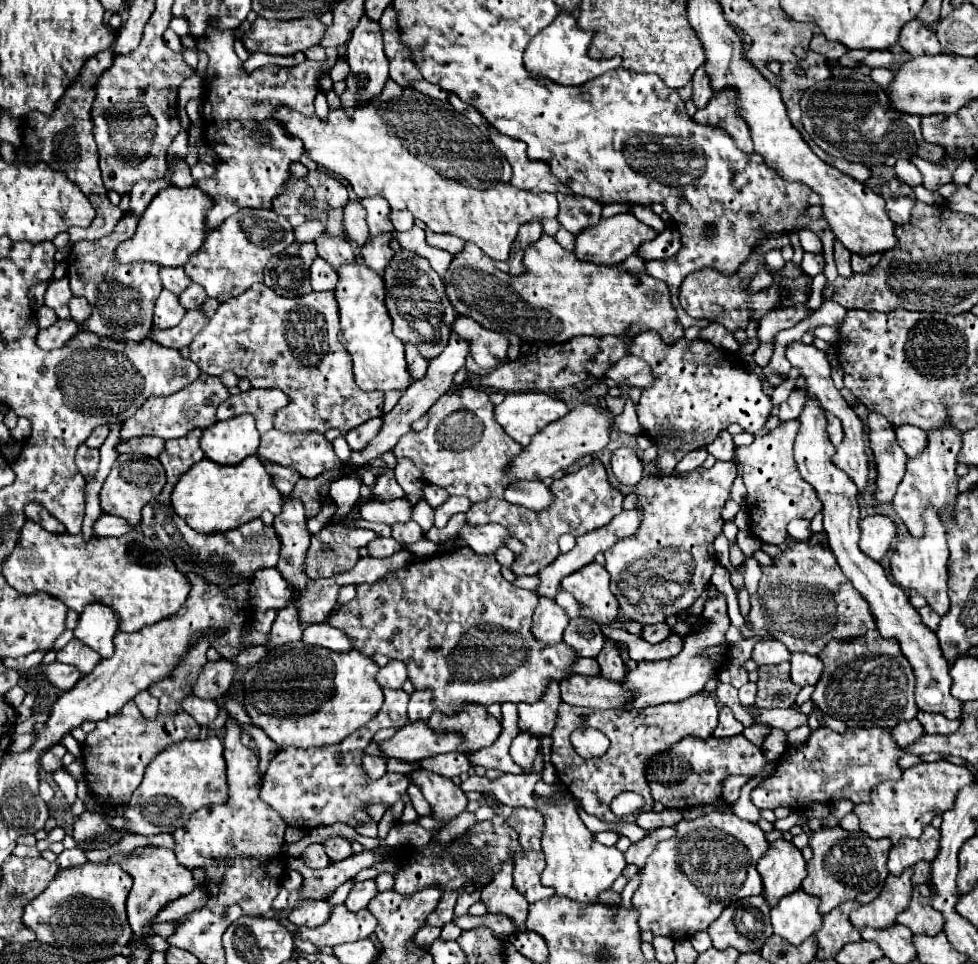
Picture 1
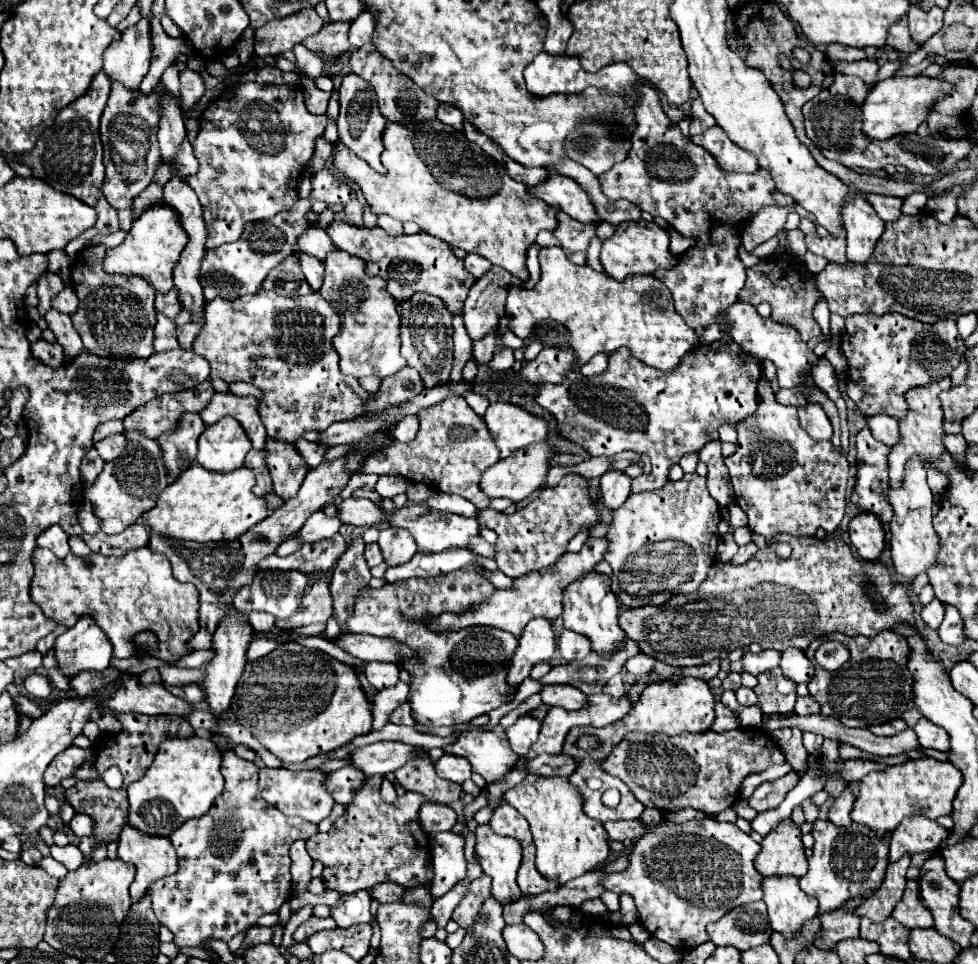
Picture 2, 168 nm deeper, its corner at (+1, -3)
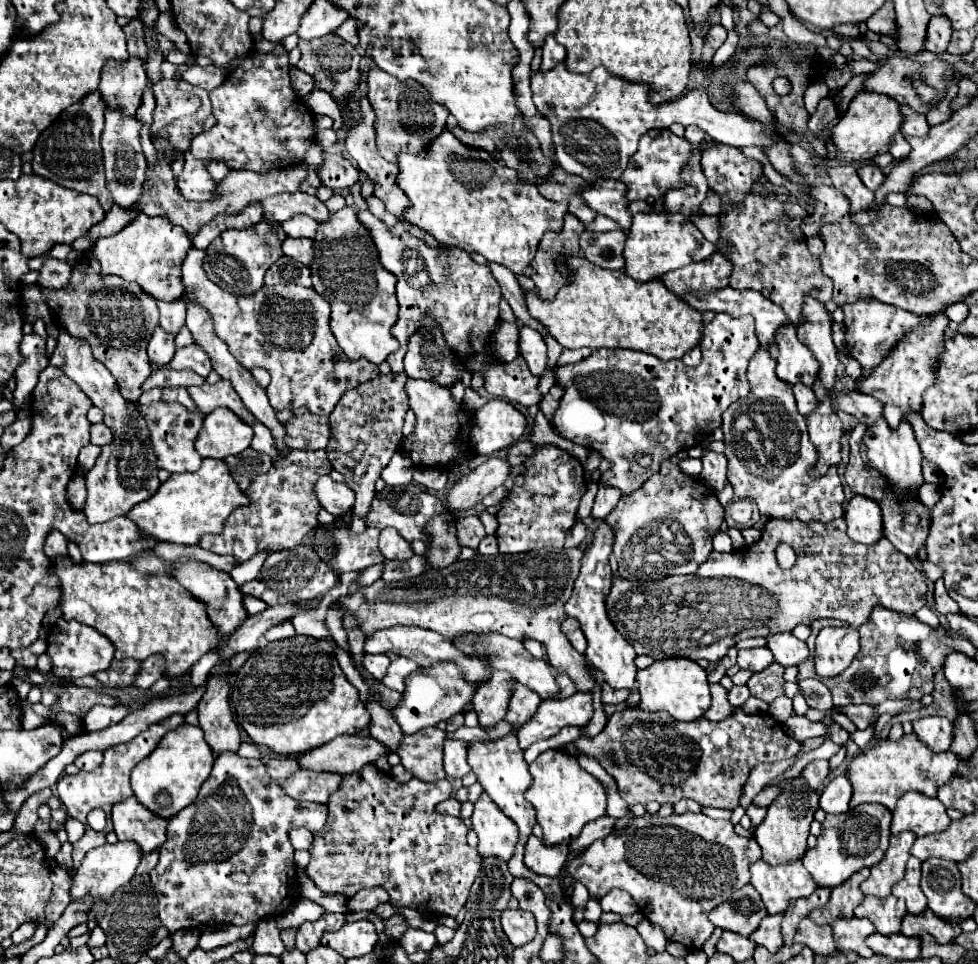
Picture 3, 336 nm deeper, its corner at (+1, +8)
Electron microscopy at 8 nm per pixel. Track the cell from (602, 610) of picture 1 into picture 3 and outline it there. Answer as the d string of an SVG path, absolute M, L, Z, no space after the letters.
M600 523L594 541L590 543L590 547L586 549L584 557L582 557L582 567L580 567L580 575L574 583L572 595L566 601L564 609L568 617L574 617L580 623L580 629L584 631L586 639L588 639L588 649L586 649L586 661L594 667L598 667L604 677L606 683L610 683L614 689L634 689L634 677L636 677L636 665L634 665L634 657L636 651L634 647L618 633L618 629L614 627L614 623L608 617L608 609L606 609L606 597L610 593L612 587L612 571L608 565L608 557L612 553L612 531L608 531L606 523Z

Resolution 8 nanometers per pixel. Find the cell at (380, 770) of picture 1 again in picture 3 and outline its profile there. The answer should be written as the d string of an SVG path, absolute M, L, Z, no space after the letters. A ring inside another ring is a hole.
M302 769L288 781L288 785L282 785L282 789L294 797L294 799L308 799L308 801L320 801L326 803L328 797L338 791L342 783L340 773L328 773L328 771L312 771ZM314 797L326 797L326 799L314 799Z

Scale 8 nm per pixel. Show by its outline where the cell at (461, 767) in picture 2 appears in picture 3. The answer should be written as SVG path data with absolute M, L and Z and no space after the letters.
M444 741L444 769L448 777L464 777L470 771L466 763L466 741Z

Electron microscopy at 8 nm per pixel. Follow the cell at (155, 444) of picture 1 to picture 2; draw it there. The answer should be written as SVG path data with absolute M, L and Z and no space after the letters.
M118 434L118 436L108 436L108 438L104 438L104 440L100 440L100 442L96 442L94 444L94 448L98 450L98 454L102 456L102 460L114 460L114 458L118 458L120 454L122 454L122 448L126 446L126 438L122 436L122 434Z

